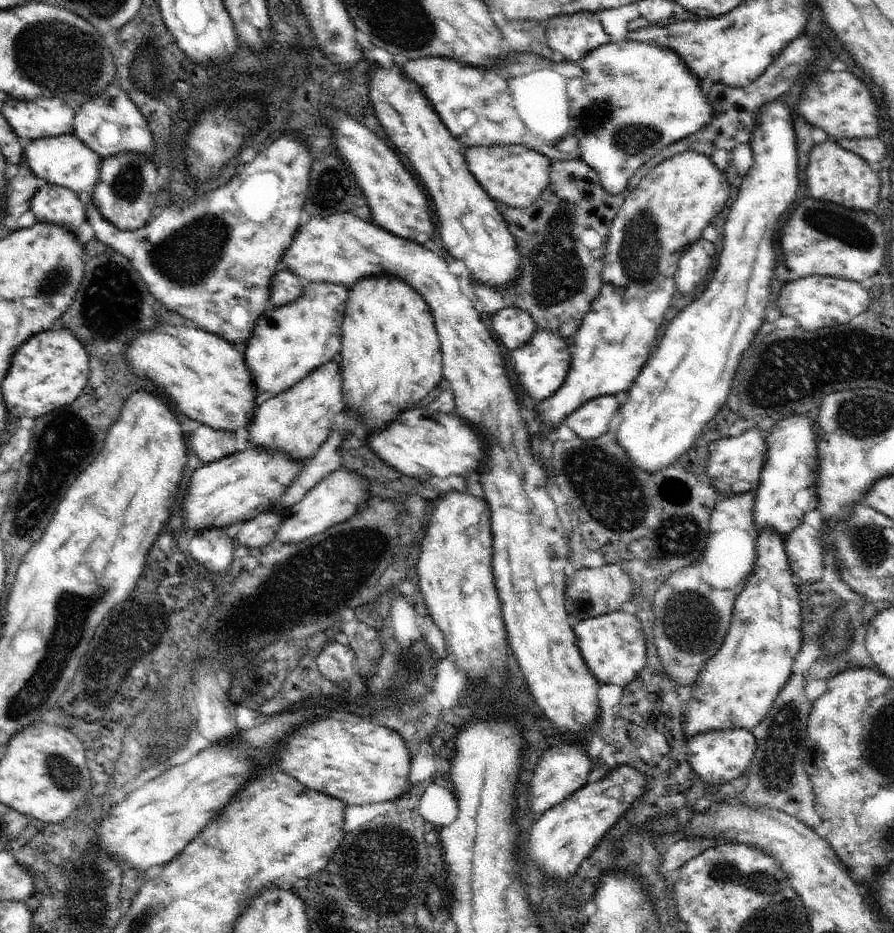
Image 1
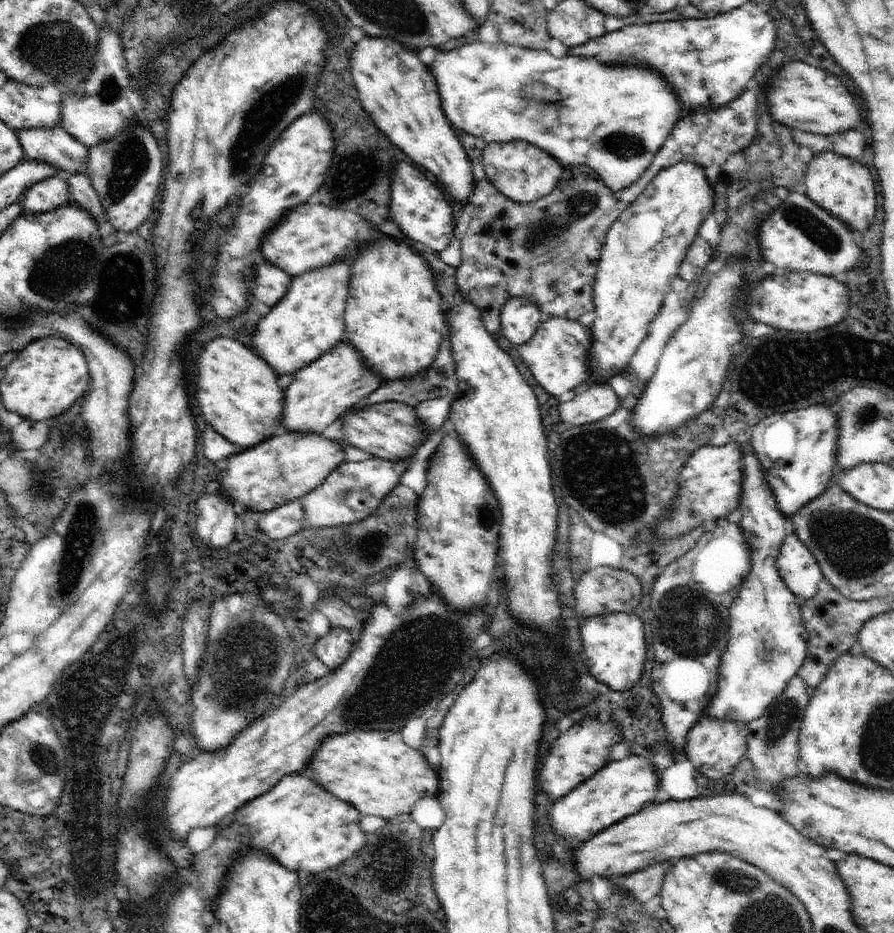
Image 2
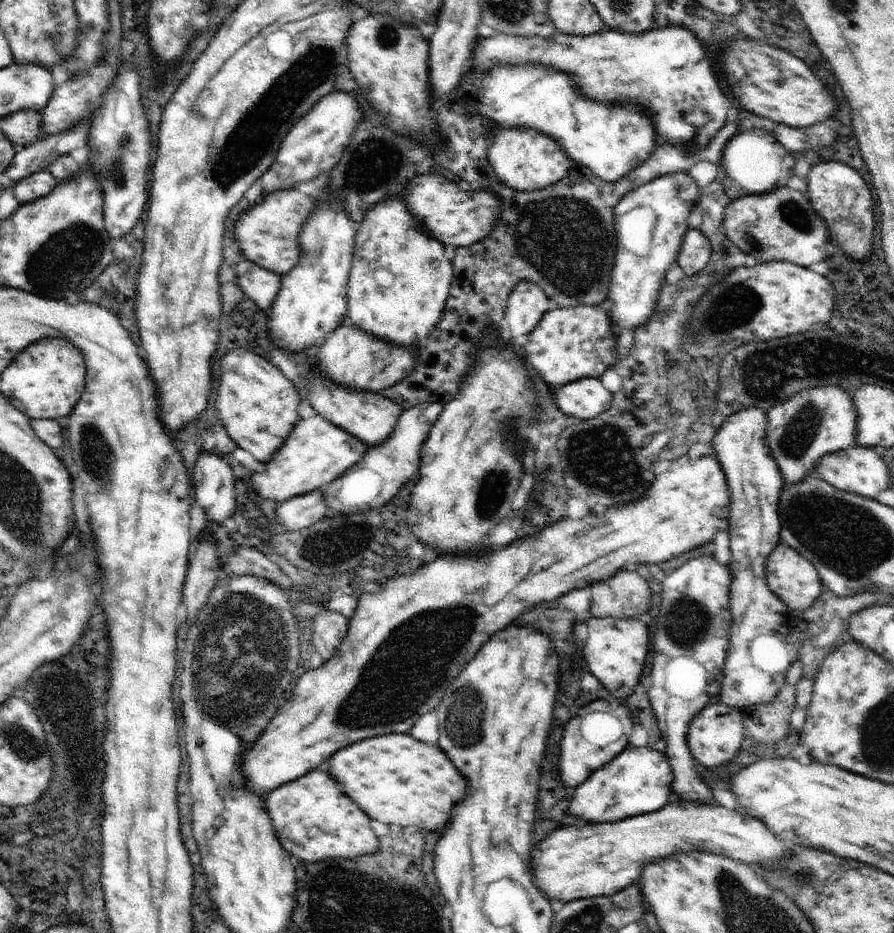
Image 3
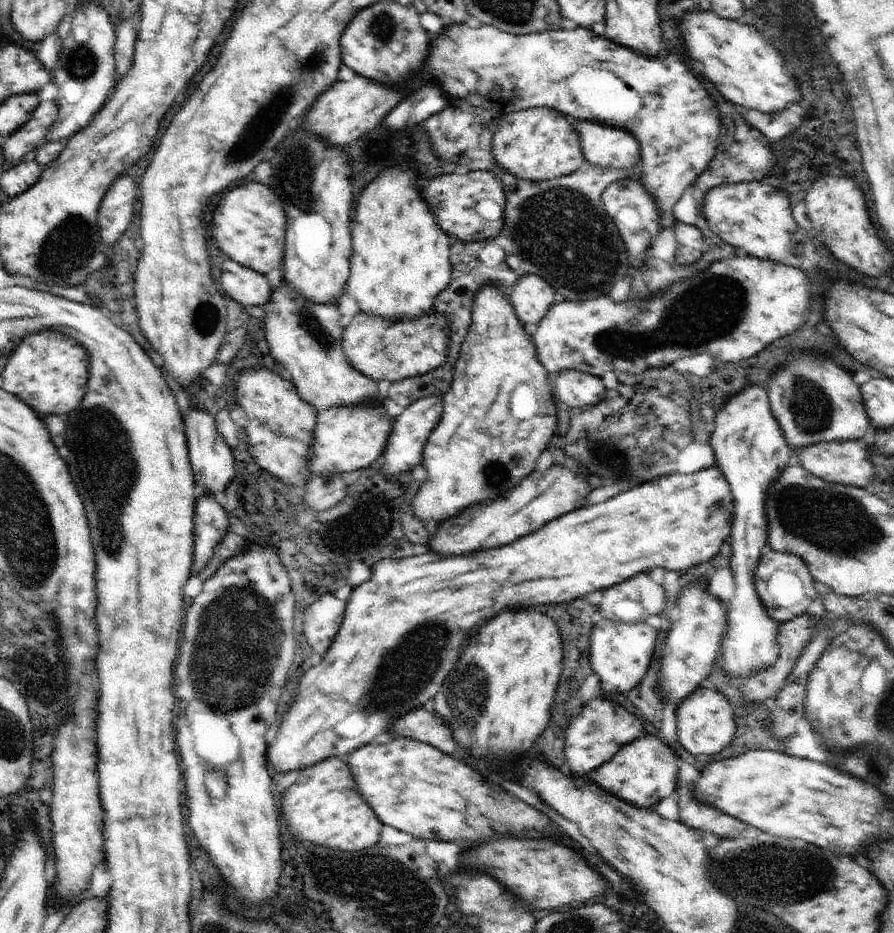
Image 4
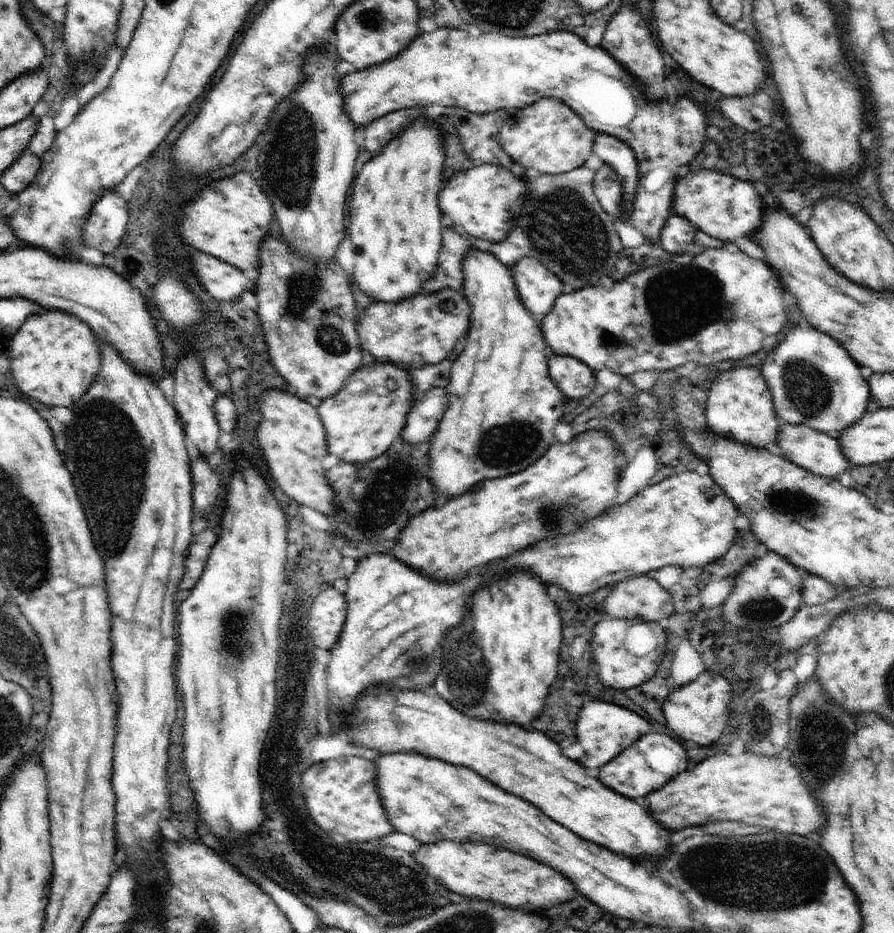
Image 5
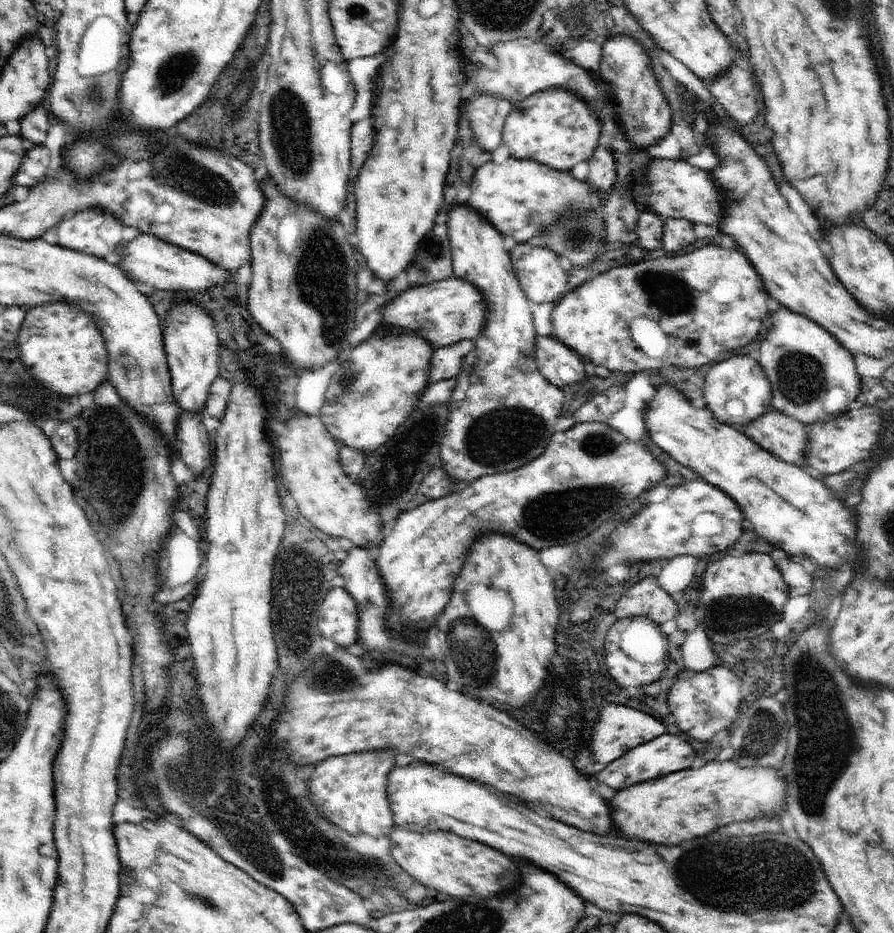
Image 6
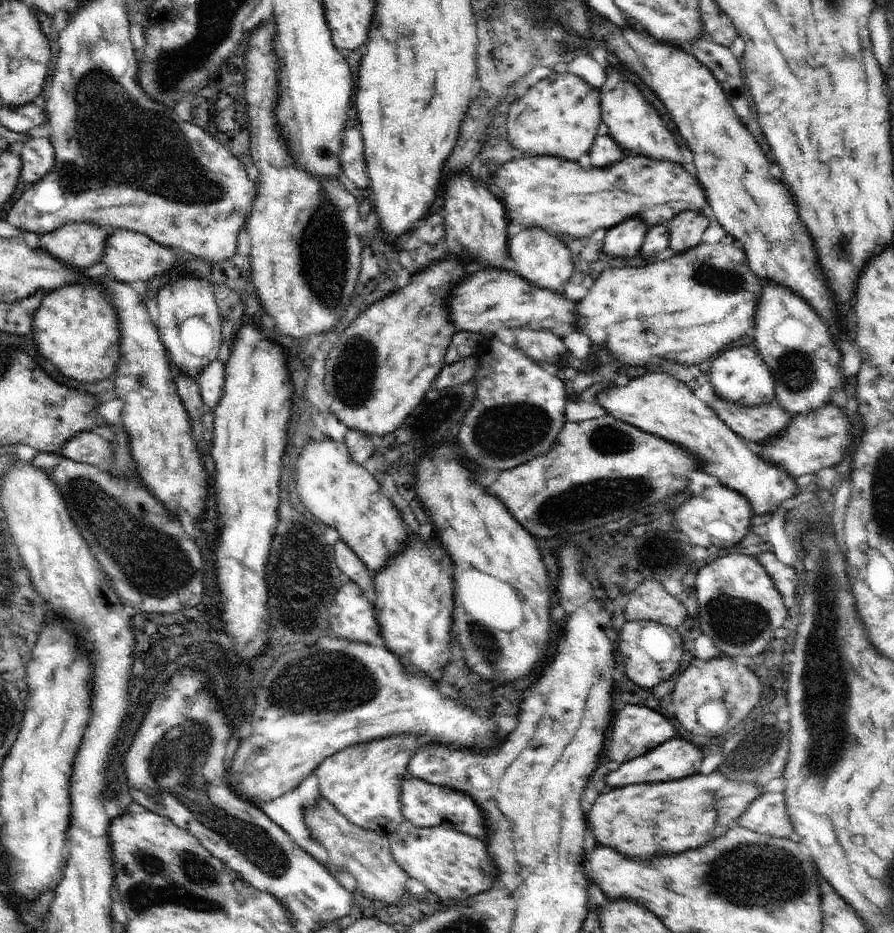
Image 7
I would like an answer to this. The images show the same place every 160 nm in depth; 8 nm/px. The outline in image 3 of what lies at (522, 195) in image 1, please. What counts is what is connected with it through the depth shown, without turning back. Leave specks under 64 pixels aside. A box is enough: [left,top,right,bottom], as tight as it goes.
[487,127,577,192]

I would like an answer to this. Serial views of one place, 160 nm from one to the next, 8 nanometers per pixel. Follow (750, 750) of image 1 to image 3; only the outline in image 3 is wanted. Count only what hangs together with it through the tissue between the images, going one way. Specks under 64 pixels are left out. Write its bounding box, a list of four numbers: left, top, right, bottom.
[687,699,746,766]

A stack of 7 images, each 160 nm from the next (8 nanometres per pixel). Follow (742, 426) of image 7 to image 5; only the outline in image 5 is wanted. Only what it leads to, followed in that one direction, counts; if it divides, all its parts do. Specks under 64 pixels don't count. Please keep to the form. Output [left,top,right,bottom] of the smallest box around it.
[774,425,851,477]

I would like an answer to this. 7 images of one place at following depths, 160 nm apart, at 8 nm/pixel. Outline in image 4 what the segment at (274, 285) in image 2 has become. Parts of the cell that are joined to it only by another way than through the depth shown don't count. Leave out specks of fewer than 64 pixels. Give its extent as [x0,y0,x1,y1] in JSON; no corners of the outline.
[220,259,273,305]

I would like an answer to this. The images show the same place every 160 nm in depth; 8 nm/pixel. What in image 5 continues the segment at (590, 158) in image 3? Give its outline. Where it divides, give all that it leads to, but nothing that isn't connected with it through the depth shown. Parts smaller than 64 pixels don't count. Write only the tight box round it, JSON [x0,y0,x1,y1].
[593,133,638,220]

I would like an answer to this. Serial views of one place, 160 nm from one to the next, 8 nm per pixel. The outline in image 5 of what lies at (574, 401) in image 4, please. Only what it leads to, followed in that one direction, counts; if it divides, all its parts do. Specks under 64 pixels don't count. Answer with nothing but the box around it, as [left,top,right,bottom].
[547,352,596,400]

